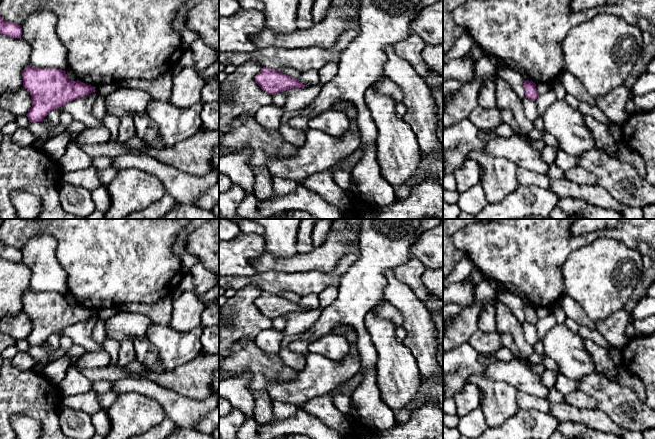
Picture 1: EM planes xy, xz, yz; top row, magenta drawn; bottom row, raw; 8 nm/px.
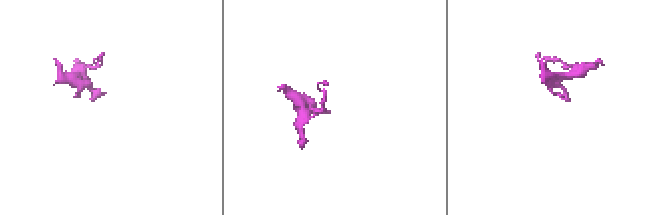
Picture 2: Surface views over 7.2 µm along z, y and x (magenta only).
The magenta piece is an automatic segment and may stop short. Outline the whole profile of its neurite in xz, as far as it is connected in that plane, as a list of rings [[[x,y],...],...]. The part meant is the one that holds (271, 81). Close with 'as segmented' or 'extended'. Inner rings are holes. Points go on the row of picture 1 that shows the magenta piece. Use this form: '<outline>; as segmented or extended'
[[[266,67],[255,76],[255,81],[263,91],[272,95],[292,88],[309,87],[303,85],[297,78]]]; as segmented

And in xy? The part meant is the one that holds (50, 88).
[[[28,65],[23,70],[22,77],[23,87],[30,92],[32,98],[32,107],[26,115],[30,122],[42,122],[50,111],[95,91],[95,87],[79,80],[70,81],[66,71],[57,68],[37,69]]]; as segmented

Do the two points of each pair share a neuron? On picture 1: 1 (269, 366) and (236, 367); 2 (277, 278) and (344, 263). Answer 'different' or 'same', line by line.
1: same
2: same

